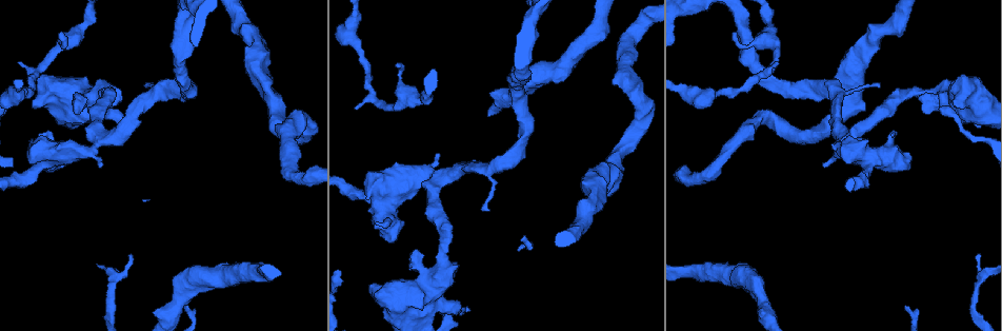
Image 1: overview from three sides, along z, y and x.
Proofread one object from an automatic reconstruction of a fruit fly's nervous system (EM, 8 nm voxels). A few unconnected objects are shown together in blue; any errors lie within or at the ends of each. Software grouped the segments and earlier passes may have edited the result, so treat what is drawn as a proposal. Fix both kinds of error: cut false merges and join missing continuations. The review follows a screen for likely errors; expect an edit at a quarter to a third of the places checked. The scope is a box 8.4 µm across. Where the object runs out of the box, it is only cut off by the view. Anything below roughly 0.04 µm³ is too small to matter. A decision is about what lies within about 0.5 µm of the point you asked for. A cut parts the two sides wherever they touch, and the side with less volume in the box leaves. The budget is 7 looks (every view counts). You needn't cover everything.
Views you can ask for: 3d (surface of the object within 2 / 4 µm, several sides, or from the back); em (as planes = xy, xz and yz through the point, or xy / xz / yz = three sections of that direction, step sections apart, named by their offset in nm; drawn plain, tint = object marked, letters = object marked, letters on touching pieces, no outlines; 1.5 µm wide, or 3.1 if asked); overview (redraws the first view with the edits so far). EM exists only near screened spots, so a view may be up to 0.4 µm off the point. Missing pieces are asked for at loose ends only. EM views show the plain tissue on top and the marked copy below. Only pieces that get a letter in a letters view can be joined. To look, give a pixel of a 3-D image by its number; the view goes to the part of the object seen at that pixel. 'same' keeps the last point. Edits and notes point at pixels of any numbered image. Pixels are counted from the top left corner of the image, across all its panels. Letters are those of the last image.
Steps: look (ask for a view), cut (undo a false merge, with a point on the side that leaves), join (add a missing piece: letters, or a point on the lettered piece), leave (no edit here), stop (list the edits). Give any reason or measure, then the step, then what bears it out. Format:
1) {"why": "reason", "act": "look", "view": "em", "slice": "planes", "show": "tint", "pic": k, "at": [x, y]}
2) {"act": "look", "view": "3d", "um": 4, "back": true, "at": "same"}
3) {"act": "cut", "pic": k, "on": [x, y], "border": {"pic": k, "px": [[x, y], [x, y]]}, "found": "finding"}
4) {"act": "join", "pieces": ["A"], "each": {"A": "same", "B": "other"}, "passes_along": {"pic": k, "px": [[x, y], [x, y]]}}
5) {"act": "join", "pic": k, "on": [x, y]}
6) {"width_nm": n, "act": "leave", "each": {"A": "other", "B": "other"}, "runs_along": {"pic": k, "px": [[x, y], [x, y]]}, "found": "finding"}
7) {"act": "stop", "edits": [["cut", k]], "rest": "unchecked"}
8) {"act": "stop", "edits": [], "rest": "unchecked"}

{"why": "an open end", "act": "look", "view": "em", "slice": "xz", "step": 4, "show": "letters", "pic": 1, "at": [438, 156]}

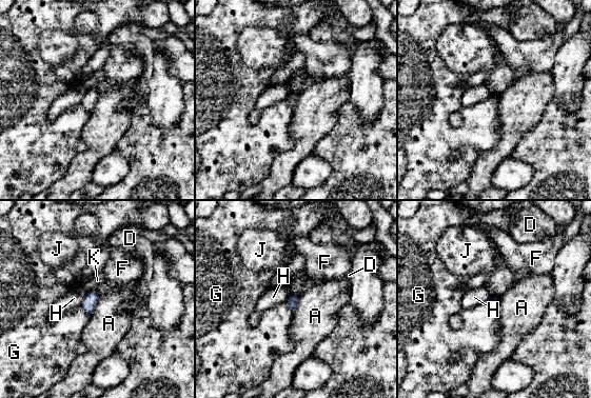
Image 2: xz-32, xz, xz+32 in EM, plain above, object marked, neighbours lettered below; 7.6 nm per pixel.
{"longest_contact_nm": ["A", 190], "act": "leave", "each": {"A": "other", "D": "other", "F": "other", "G": "other", "H": "other", "J": "other", "K": "other"}, "border": {"pic": 2, "px": [[100, 295], [90, 317]]}, "found": "none of them fits"}

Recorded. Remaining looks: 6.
{"why": "free end", "act": "look", "view": "em", "slice": "yz", "step": 8, "show": "tint", "pic": 1, "at": [39, 133]}

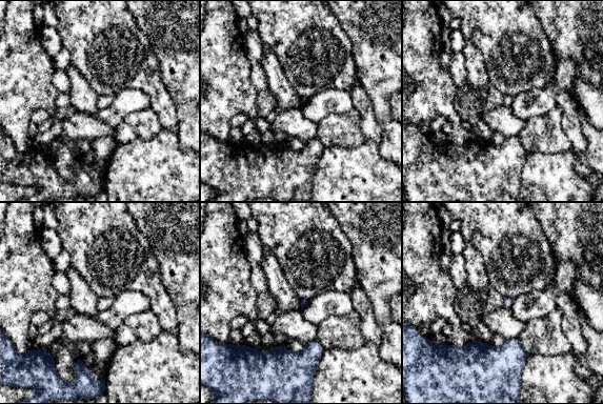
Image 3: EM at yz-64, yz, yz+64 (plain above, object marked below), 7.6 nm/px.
{"why": "cut it another way", "act": "look", "view": "em", "slice": "xz", "step": 8, "show": "letters", "at": "same"}

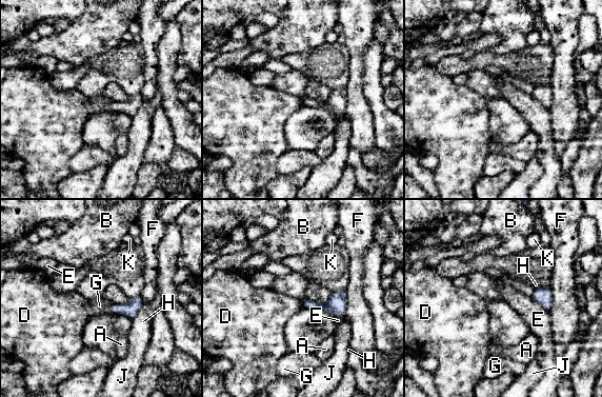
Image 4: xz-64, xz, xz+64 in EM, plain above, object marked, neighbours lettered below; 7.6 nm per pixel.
{"act": "leave", "each": {"A": "other", "B": "other", "D": "other", "E": "other", "F": "other", "G": "other", "H": "other", "J": "other", "K": "other"}, "border": {"pic": 4, "px": [[113, 303], [111, 309], [116, 313]]}, "found": "no lettered piece goes on from it"}

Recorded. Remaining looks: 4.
{"why": "thin end", "act": "look", "view": "em", "slice": "xy", "step": 4, "show": "tint", "pic": 1, "at": [733, 33]}

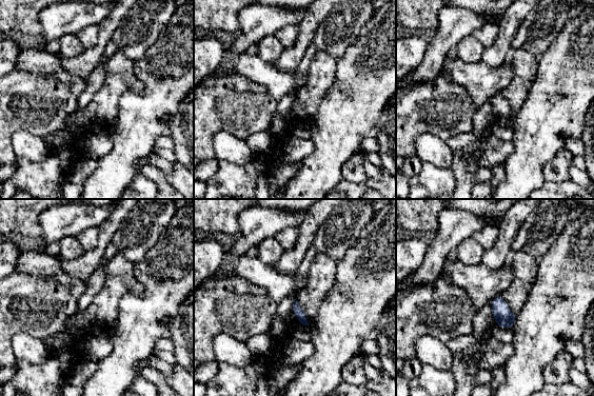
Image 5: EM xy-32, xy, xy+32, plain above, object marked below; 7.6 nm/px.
{"act": "look", "view": "em", "slice": "planes", "show": "letters", "at": "same"}

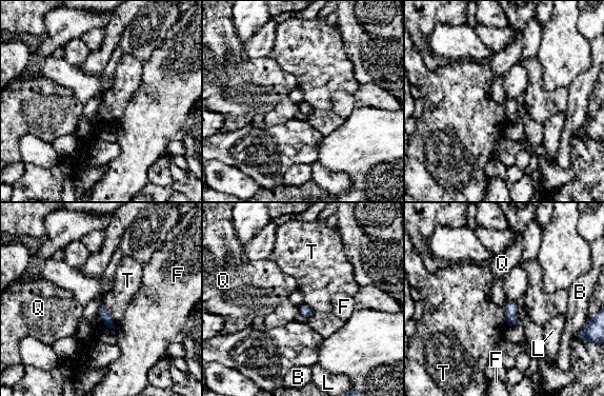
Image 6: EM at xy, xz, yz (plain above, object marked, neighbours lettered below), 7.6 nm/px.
{"act": "leave", "each": {"B": "other", "F": "other", "L": "other", "Q": "other", "T": "other"}, "border": {"pic": 6, "px": [[102, 301], [111, 316], [113, 329]]}, "found": "none of them fits"}

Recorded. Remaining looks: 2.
{"act": "stop", "edits": [], "rest": "unchecked"}

